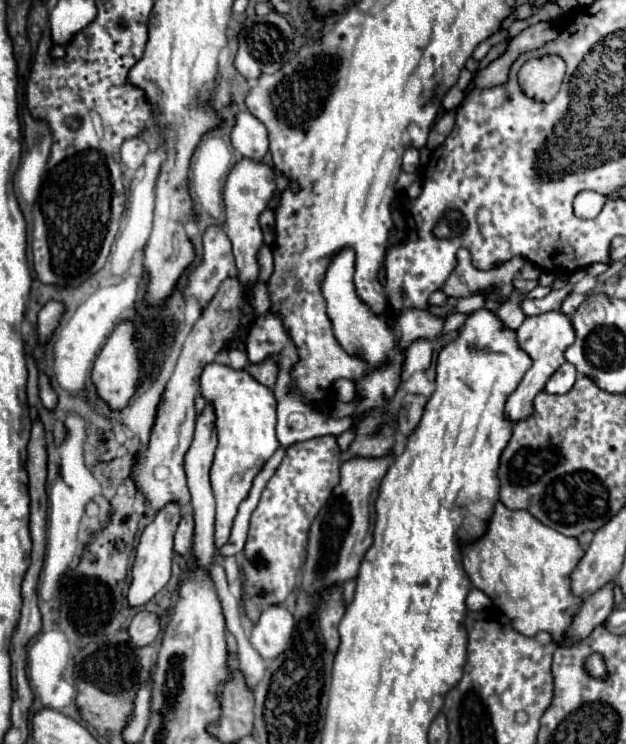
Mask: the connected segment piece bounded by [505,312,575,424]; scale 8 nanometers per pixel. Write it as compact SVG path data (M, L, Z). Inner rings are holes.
M545 312L545 314L539 314L539 316L529 316L517 328L515 334L517 334L519 348L533 360L533 364L525 372L519 388L505 402L505 420L509 420L511 424L527 420L527 418L533 416L533 400L535 400L535 396L545 388L545 384L549 382L553 372L565 362L563 352L575 340L575 332L573 332L571 320L563 312Z

